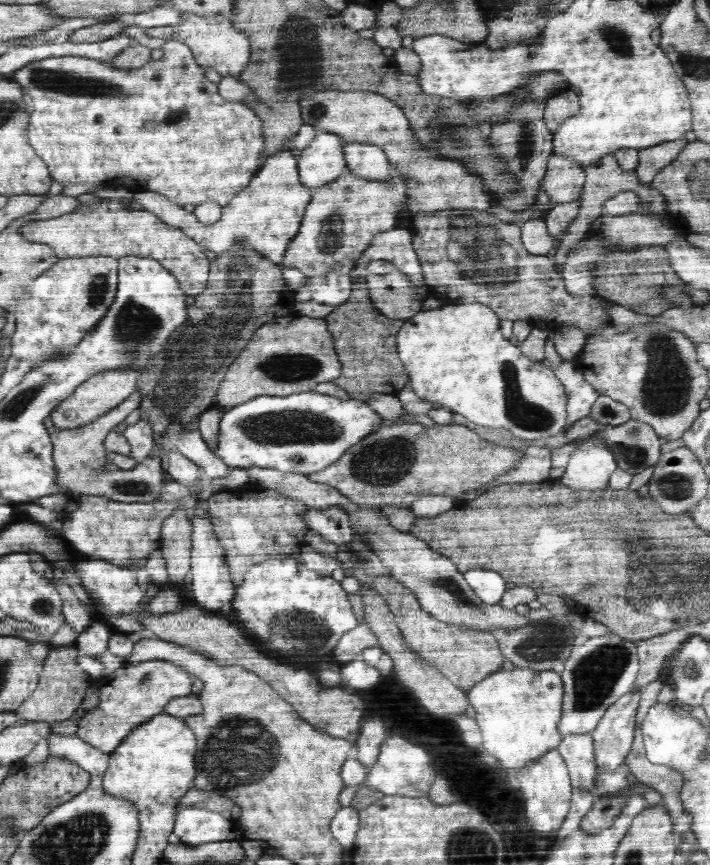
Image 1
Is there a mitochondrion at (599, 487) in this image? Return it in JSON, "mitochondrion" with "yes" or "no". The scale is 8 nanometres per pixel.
{"mitochondrion":"no"}

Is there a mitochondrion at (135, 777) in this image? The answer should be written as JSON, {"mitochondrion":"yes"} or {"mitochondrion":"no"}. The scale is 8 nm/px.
{"mitochondrion":"no"}

